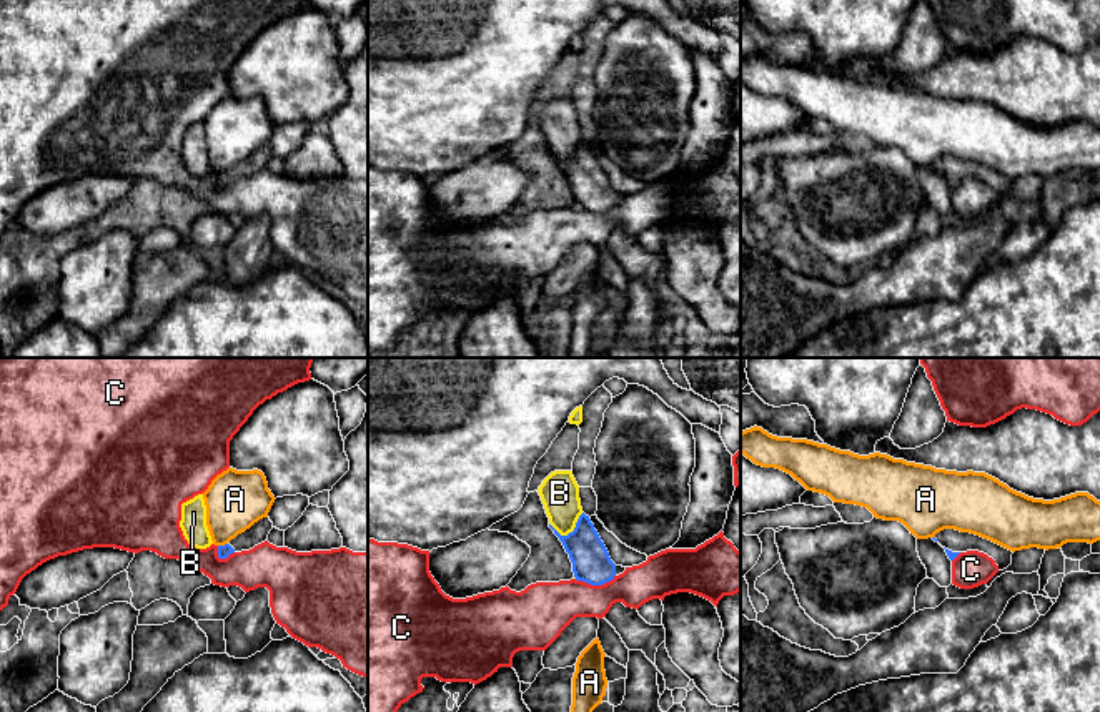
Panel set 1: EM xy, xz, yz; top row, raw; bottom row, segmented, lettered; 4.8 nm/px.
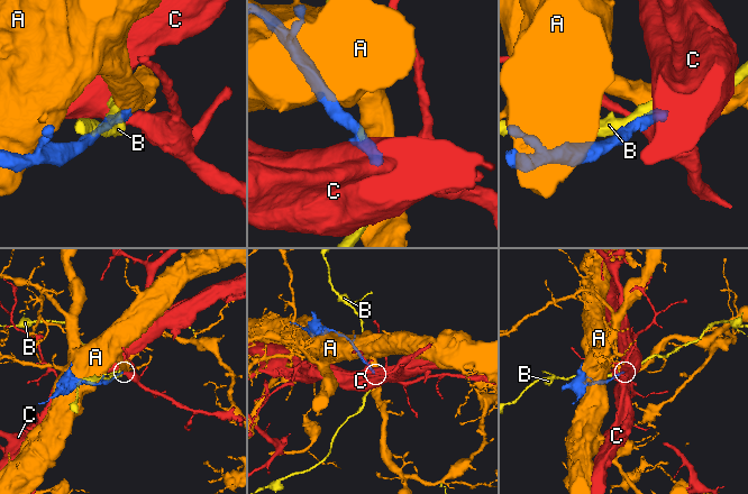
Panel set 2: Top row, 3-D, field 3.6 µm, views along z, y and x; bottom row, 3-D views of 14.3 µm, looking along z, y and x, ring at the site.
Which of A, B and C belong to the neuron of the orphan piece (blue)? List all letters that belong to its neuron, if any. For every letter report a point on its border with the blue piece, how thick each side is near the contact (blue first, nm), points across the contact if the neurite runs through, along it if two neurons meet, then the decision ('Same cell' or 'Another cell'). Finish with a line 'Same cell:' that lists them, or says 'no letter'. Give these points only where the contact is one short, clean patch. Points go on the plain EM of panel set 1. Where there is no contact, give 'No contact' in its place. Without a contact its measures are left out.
A: Touches blue at xy (222, 173). Thickness 60 nm (blue) against 280 nm. Another cell
B: Touches blue at xz (569, 160). Thickness 190 nm (blue) against 190 nm. Another cell
C: Touches blue at xz (594, 212). Thickness 190 nm (blue) against 240 nm. Boundary: xz (614, 202), (601, 212), (574, 207). Another cell
Same cell: no letter

